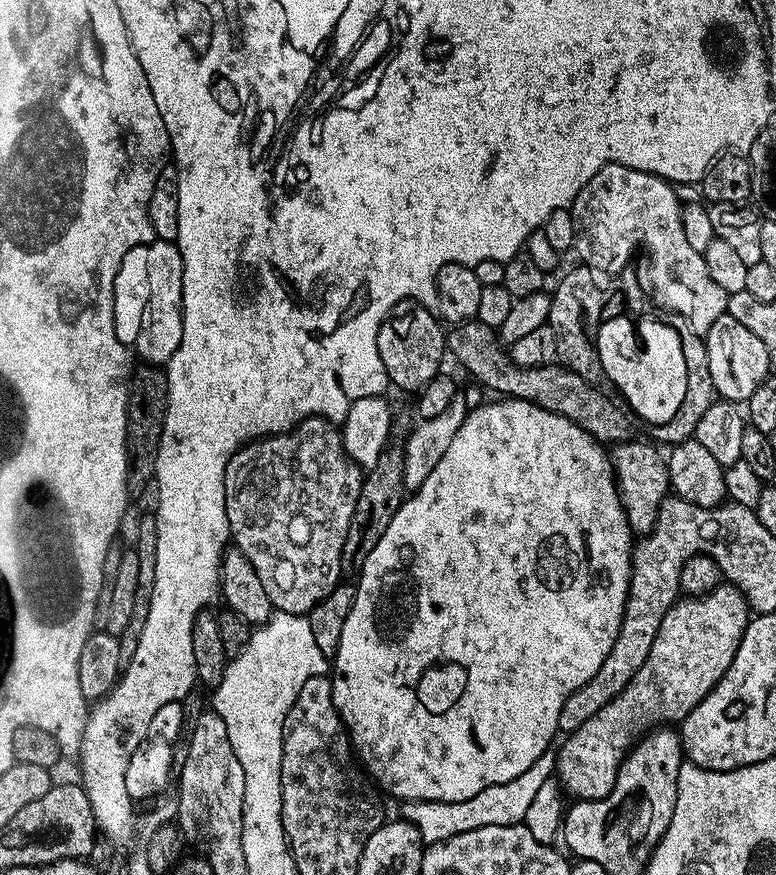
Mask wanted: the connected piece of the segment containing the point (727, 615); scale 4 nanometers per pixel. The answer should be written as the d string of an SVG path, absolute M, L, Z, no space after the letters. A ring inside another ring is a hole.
M722 582L714 591L705 596L690 596L677 599L672 609L662 618L662 626L658 626L658 634L654 634L654 646L650 646L650 654L646 654L646 662L638 666L638 674L626 682L626 686L615 698L594 718L586 718L578 730L567 733L563 737L564 745L556 752L555 779L576 800L601 800L614 790L614 782L618 778L618 770L622 766L633 743L642 736L661 726L679 725L714 690L714 686L730 670L730 662L734 662L734 654L738 654L738 646L742 642L742 634L746 634L750 619L748 599L739 588L731 582Z

